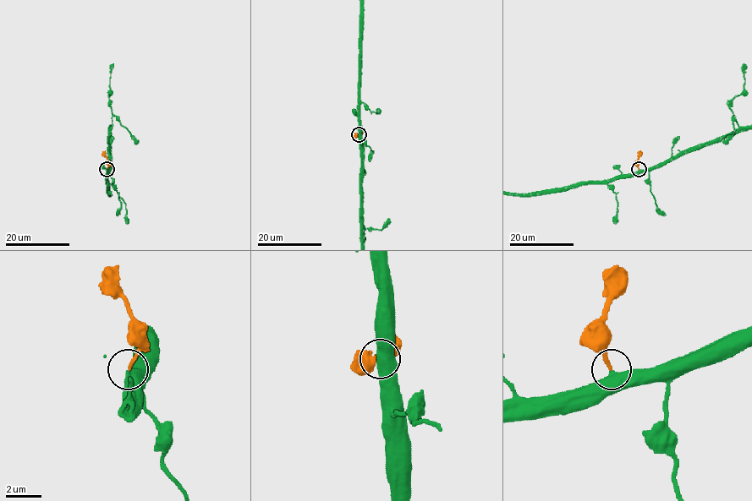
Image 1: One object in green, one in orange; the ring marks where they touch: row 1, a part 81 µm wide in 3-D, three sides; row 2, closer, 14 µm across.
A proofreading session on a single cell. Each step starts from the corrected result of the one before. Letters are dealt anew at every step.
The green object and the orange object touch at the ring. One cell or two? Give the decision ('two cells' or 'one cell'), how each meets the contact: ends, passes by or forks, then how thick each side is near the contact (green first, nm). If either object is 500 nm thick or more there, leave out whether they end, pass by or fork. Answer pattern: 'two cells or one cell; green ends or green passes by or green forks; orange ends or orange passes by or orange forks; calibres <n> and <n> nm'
one cell; calibres 600 and 180 nm

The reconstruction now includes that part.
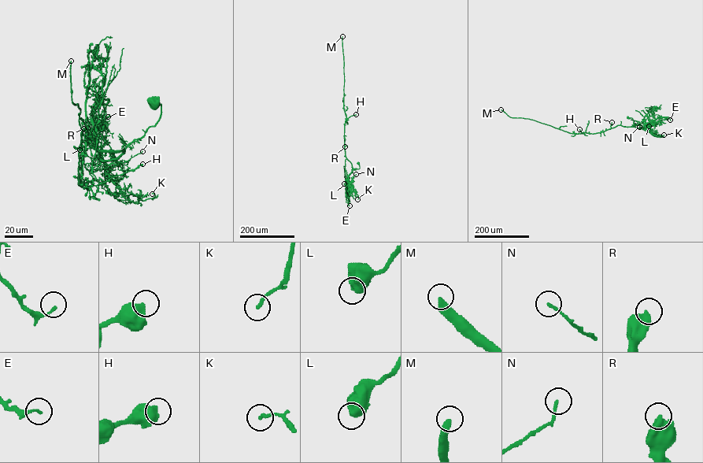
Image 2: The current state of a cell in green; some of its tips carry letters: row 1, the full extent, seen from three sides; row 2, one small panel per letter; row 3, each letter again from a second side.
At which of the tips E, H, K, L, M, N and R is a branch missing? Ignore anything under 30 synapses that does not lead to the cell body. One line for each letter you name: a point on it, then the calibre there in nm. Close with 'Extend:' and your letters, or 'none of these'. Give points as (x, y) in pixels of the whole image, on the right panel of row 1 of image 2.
M: Place: (501, 109). Thickness 440 nm
Extend: M

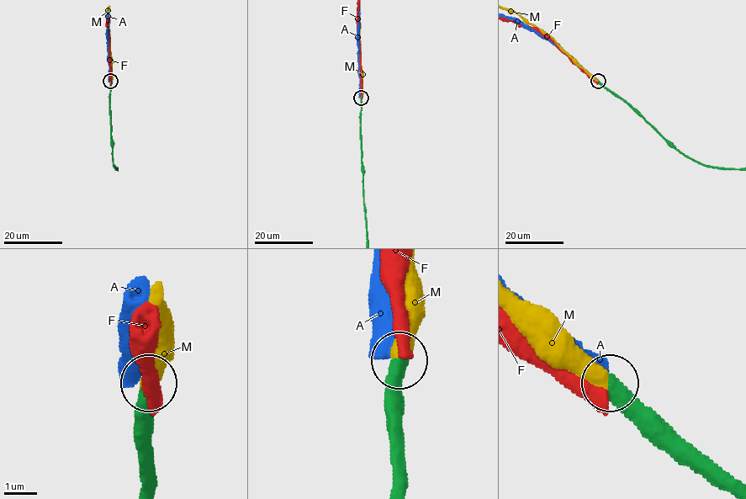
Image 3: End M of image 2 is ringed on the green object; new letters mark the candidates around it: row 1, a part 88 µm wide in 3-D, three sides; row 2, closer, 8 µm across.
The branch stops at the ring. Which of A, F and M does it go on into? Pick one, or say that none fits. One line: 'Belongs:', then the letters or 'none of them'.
Belongs: M

